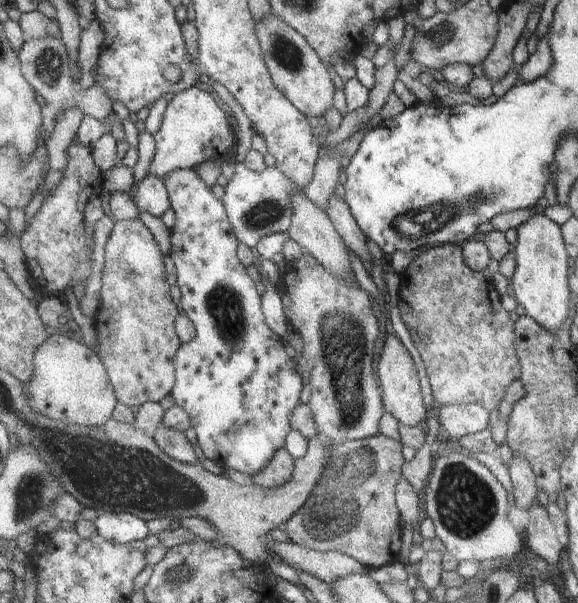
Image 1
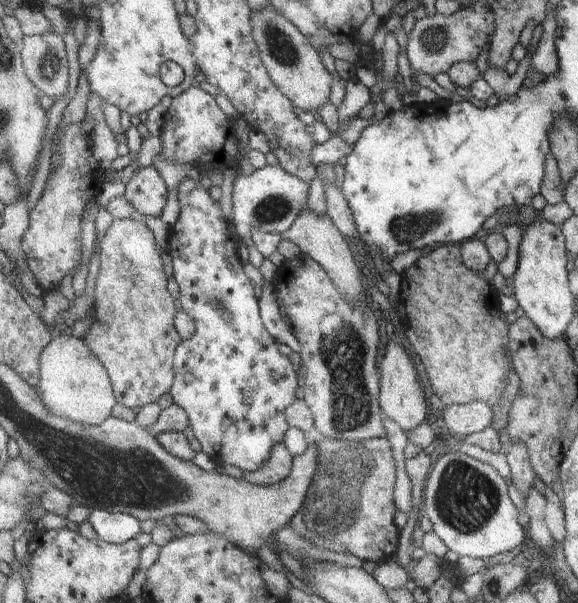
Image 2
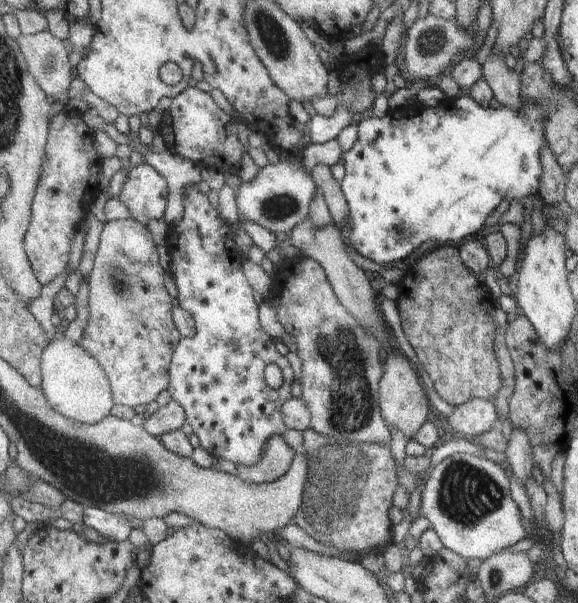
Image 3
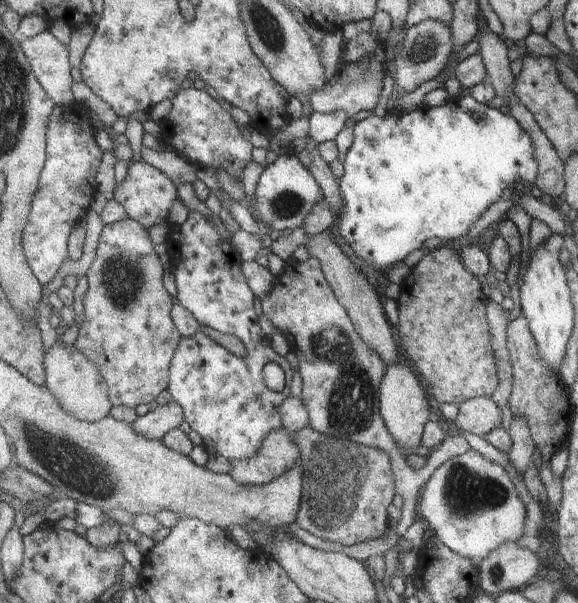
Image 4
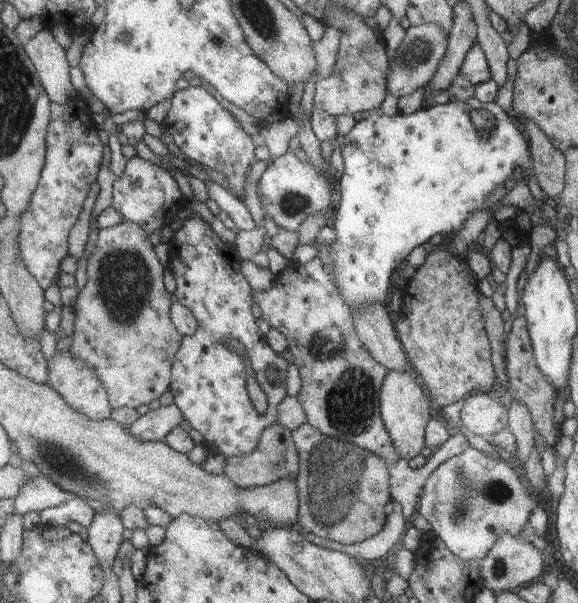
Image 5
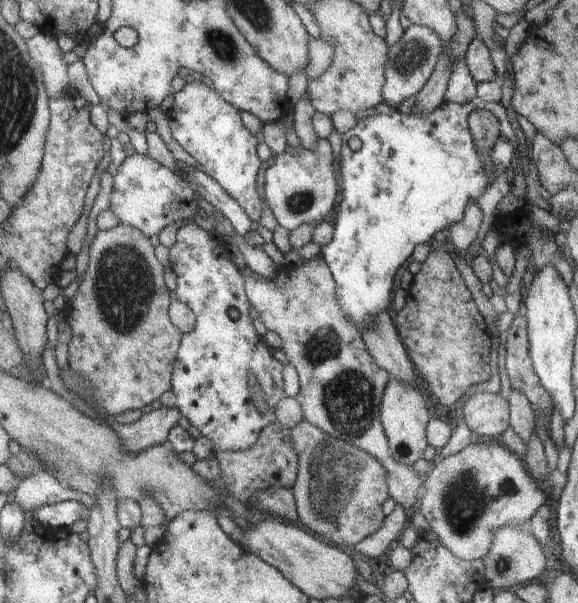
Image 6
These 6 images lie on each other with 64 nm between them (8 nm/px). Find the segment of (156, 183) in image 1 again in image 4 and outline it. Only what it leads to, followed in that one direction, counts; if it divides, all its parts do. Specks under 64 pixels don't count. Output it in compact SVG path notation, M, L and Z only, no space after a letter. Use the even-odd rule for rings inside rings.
M144 161L129 163L127 177L117 189L113 190L113 199L124 207L128 218L149 230L153 224L168 223L168 213L177 195L174 183L161 171Z

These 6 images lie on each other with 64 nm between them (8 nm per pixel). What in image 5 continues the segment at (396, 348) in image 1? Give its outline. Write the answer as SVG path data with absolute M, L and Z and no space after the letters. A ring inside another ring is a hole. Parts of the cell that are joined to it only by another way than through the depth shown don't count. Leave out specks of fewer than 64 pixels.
M388 371L384 377L380 391L381 417L397 455L403 459L410 460L420 455L420 450L425 447L426 425L436 415L430 408L429 400L426 390L412 371Z

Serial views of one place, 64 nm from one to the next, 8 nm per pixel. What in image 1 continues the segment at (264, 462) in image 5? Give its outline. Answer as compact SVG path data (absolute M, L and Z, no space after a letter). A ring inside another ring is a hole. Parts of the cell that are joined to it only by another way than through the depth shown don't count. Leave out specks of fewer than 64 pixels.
M280 448L274 452L274 458L260 472L251 476L255 485L267 488L276 488L286 484L292 478L294 460L286 448Z

